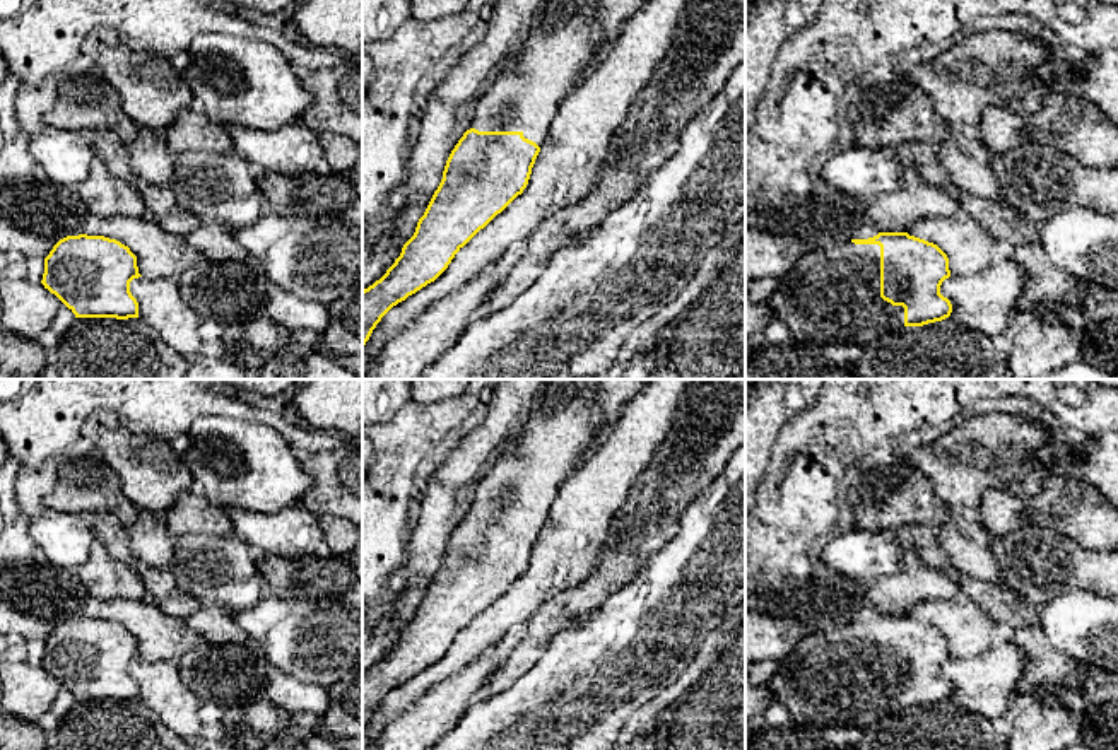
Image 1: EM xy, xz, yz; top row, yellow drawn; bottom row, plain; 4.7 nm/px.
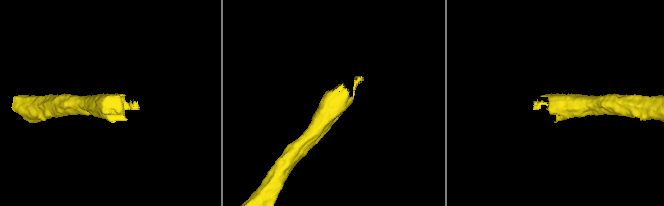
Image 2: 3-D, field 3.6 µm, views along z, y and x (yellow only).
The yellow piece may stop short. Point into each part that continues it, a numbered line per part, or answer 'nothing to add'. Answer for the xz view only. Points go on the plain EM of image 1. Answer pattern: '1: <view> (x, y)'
1: xz (559, 434)

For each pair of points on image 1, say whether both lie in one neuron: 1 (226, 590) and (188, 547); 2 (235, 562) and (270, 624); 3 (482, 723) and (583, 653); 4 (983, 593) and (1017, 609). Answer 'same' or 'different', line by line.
1: same
2: different
3: same
4: same

